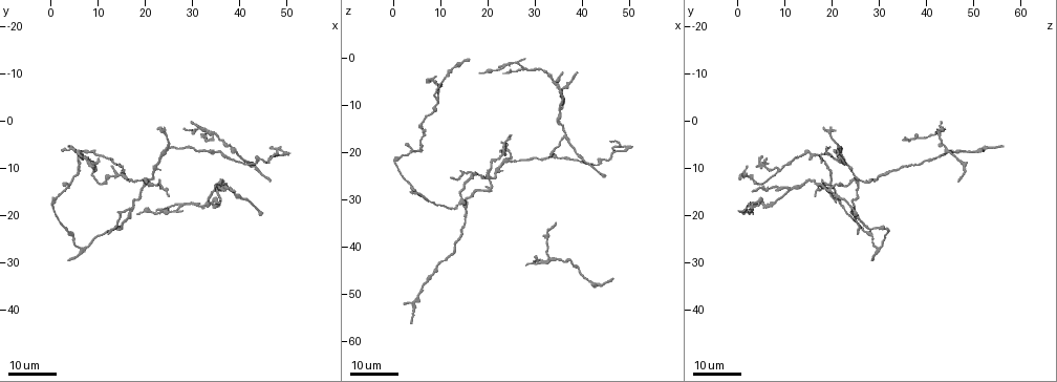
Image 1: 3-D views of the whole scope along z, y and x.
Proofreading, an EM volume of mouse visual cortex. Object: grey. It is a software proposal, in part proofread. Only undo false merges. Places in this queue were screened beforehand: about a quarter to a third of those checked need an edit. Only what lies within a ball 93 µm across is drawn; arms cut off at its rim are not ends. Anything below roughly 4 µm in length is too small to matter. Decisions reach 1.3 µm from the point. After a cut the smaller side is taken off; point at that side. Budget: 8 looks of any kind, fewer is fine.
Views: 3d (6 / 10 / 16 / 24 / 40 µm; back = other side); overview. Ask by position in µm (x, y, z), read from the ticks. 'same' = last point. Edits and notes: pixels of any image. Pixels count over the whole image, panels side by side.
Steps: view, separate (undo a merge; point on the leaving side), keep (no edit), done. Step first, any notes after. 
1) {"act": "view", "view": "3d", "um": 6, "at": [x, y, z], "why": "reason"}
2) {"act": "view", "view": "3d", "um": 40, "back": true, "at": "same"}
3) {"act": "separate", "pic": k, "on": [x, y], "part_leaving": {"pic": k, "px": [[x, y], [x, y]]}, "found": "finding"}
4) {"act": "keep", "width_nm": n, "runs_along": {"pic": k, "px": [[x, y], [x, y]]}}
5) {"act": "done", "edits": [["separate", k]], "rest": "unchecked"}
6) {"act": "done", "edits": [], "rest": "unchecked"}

{"act": "view", "view": "3d", "um": 16, "at": [45.0, 8.0, 21.5]}

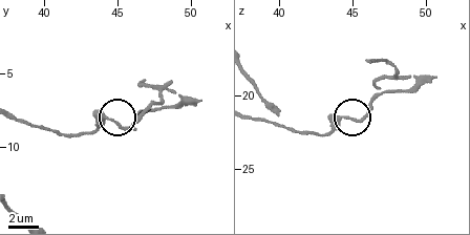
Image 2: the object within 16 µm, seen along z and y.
{"act": "view", "view": "3d", "um": 10, "at": [44.6, 8.0, 21.6]}

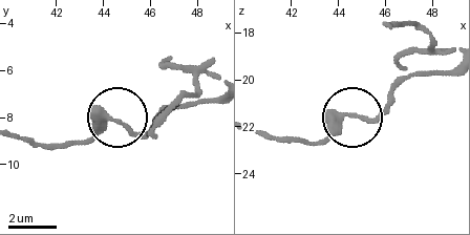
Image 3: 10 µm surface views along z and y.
{"act": "keep", "arms": 3, "runs_along": {"pic": 3, "px": [[254, 129], [321, 143], [350, 116], [381, 109], [403, 81]]}, "found": "all the same cell"}

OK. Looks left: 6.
{"act": "view", "view": "3d", "um": 24, "at": [9.0, 10.5, 8.5], "why": "three-way junction"}

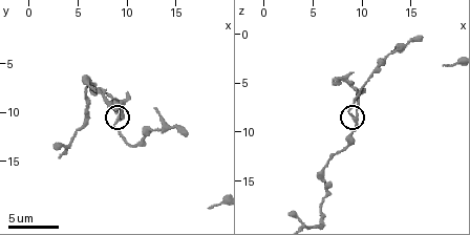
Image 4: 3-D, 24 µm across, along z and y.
{"act": "view", "view": "3d", "um": 6, "at": [9.2, 10.4, 8.8], "why": "closer look"}

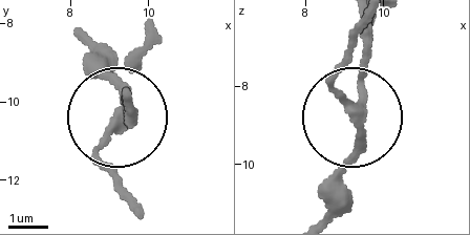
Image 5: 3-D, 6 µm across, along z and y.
{"act": "view", "view": "3d", "um": 6, "back": true, "at": [9.15, 10.50, 8.55], "why": "from behind"}

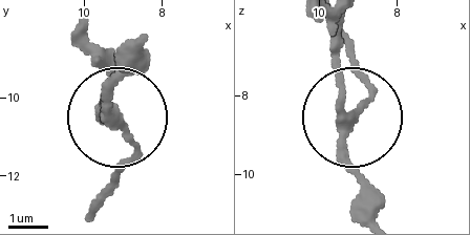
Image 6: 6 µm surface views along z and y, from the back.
{"act": "keep", "found": "continuous, no second cell"}

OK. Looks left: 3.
{"act": "view", "view": "3d", "um": 16, "at": [25.5, 5.5, 22.0], "why": "three arms meet"}

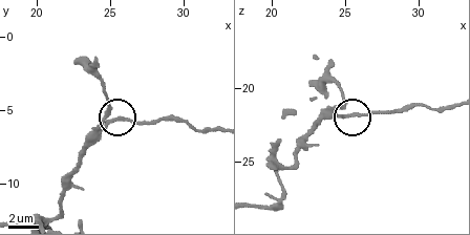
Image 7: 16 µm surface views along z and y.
{"act": "view", "view": "3d", "um": 6, "at": [25.4, 5.6, 21.8]}

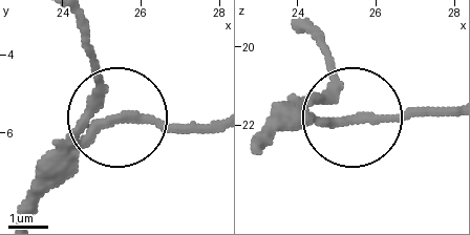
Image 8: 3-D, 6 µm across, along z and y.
{"act": "keep", "arms": 3, "found": "all the same cell"}

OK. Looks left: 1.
{"act": "done", "edits": [], "rest": "unchecked"}

